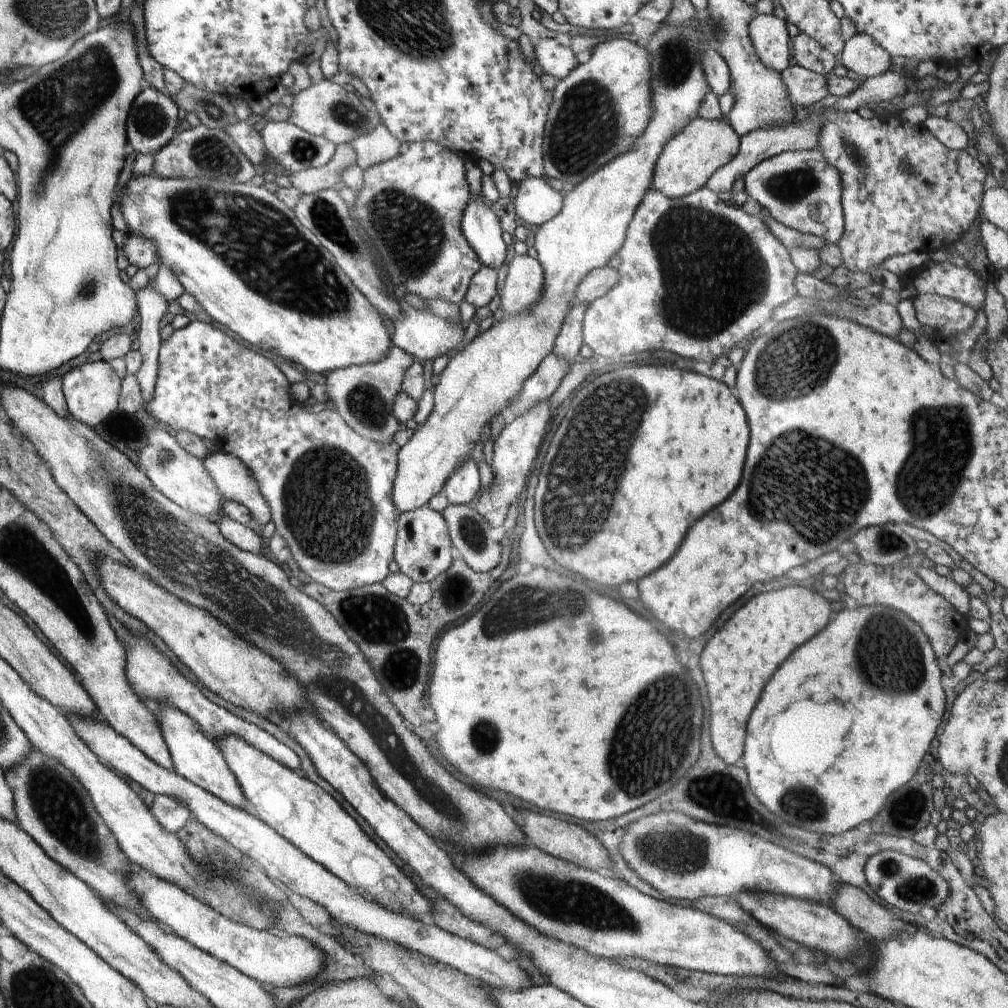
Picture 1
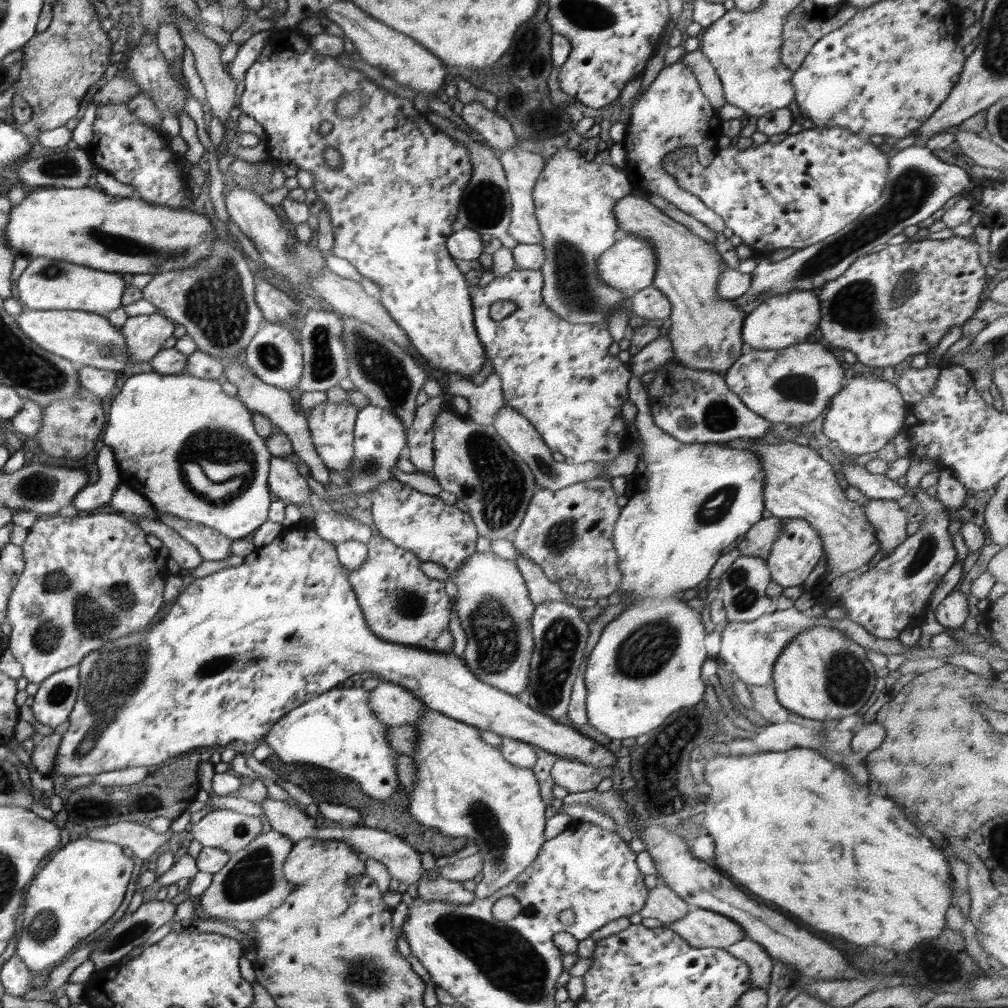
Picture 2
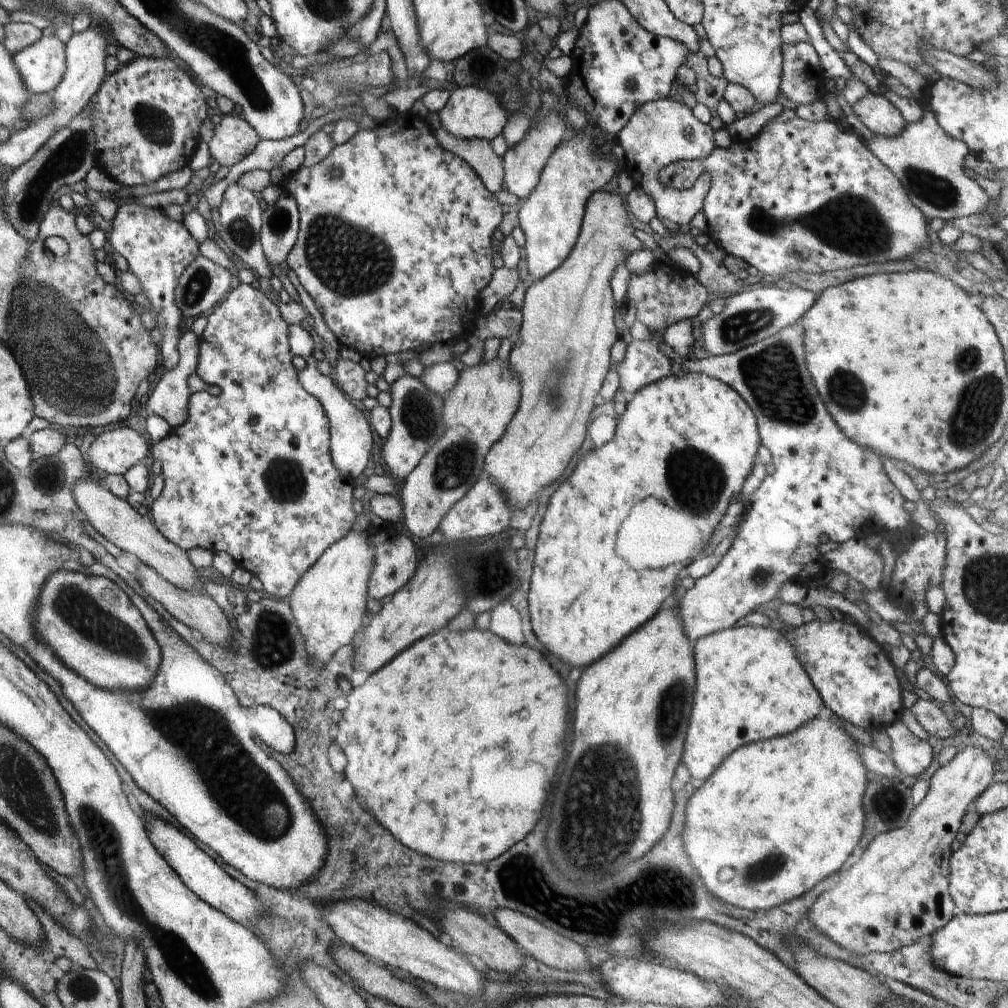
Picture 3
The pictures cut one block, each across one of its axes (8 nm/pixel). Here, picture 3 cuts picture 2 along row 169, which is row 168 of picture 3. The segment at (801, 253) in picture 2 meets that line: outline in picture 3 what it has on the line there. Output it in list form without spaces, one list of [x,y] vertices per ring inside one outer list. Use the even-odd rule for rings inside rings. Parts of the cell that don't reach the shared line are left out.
[[[930,105],[925,108],[921,120],[907,124],[904,130],[900,130],[900,134],[894,134],[892,138],[873,134],[865,143],[872,154],[896,175],[910,202],[928,222],[932,218],[948,222],[962,216],[978,216],[991,200],[975,180],[964,175],[964,159],[969,153],[968,147],[944,132],[936,122]]]

